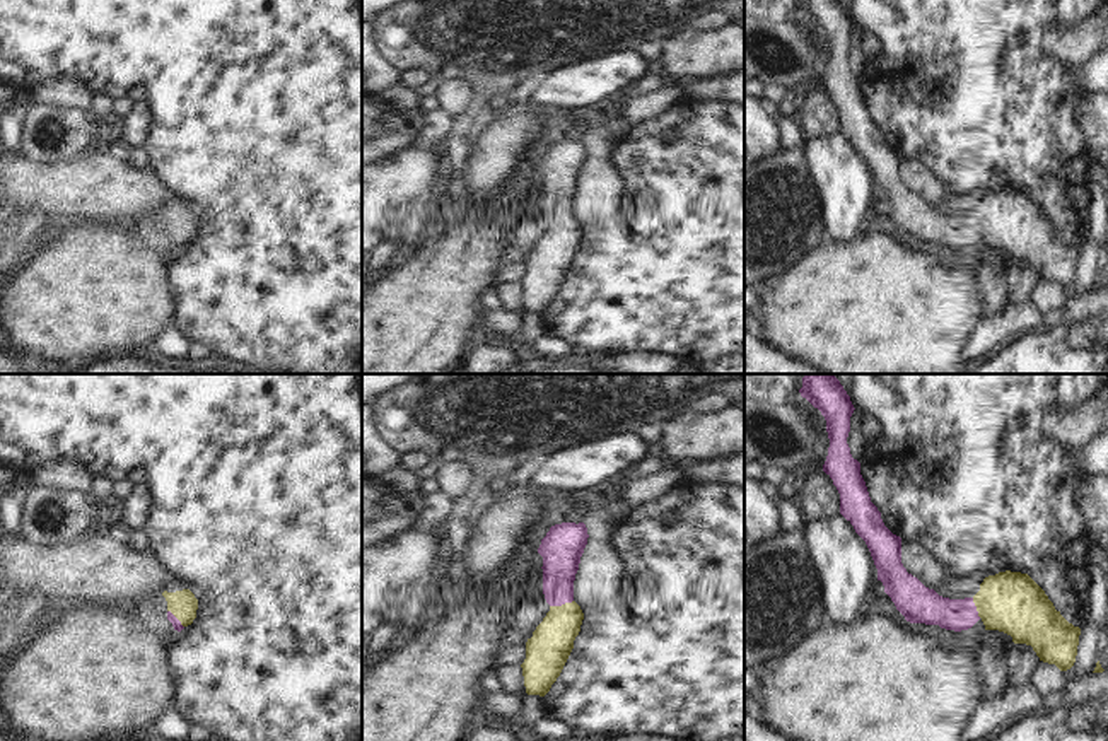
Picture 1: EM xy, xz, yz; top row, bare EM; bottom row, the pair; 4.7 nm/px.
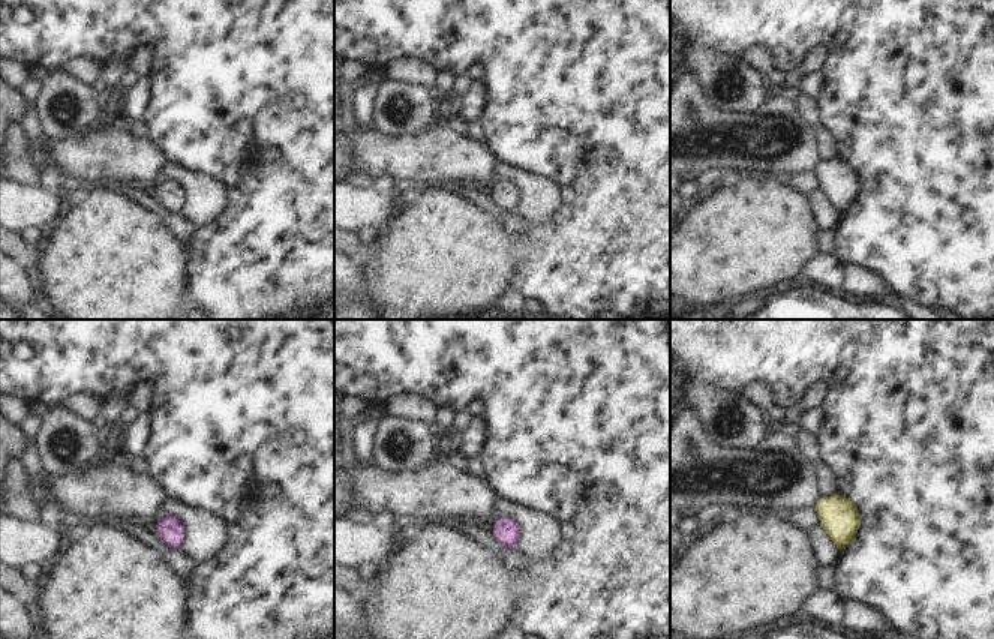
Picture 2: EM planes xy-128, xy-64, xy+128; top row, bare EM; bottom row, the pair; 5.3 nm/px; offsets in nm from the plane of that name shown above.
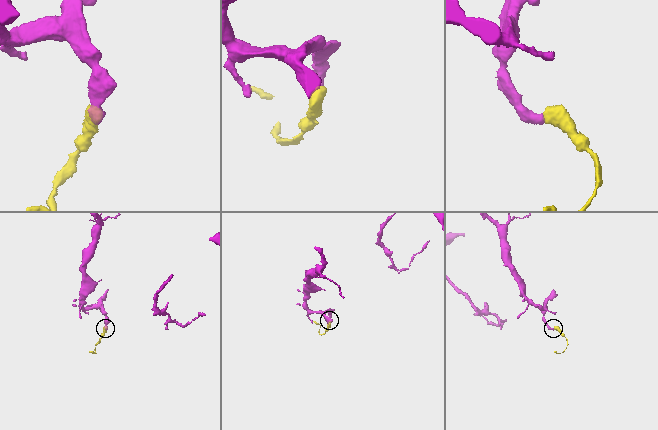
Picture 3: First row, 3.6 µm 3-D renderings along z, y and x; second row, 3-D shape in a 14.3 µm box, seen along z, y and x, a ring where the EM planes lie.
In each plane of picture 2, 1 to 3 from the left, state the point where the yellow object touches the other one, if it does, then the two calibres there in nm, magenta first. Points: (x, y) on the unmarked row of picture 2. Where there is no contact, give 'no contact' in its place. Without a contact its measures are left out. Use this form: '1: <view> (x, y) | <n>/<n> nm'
1: no contact
2: no contact
3: no contact

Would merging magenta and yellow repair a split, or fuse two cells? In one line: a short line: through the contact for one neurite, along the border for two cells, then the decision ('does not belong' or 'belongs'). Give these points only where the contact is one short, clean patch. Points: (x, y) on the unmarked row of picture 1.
line xz (560, 169), (560, 222), (560, 245), (547, 268); belongs

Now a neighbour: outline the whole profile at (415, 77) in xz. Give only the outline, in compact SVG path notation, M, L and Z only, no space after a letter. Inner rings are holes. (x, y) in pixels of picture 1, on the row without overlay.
M413 67L410 70L399 72L399 82L410 90L417 90L430 79L432 79L430 73L422 67Z

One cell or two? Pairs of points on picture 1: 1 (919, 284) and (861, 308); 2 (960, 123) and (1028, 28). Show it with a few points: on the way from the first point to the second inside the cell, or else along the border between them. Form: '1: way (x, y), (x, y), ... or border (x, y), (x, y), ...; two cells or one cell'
1: way (905, 297), (895, 308), (874, 308); one cell
2: way (967, 99), (1001, 65), (1009, 52); one cell

